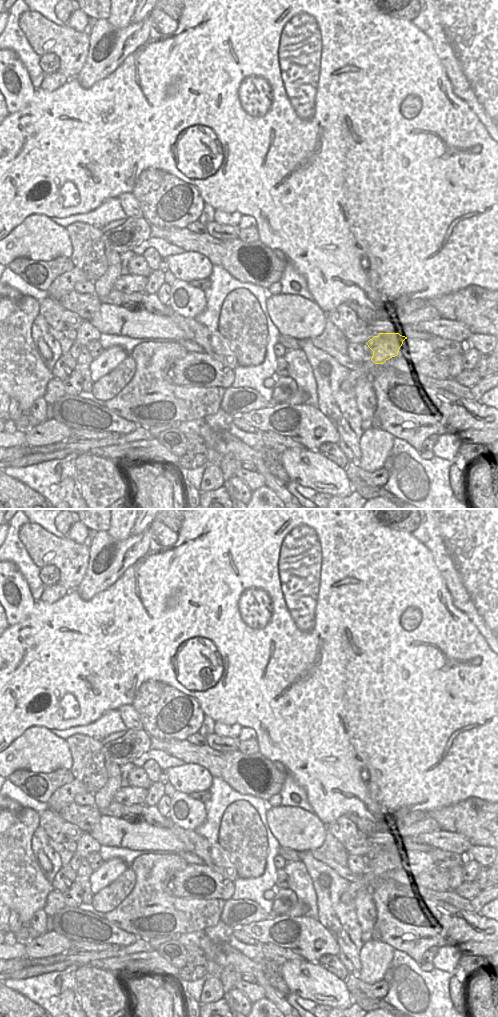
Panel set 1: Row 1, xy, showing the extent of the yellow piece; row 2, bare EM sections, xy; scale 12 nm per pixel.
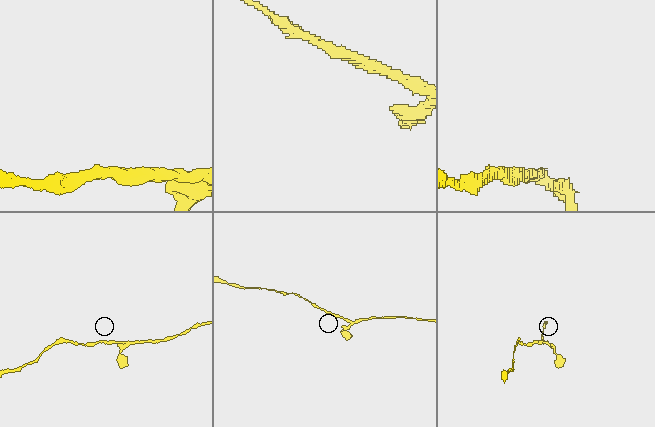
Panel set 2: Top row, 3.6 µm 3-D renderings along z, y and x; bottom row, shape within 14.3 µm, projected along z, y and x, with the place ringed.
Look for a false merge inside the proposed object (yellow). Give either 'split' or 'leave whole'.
leave whole

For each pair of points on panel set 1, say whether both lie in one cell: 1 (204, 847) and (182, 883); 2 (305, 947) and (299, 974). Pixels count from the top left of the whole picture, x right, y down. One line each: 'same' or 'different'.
1: different
2: different

